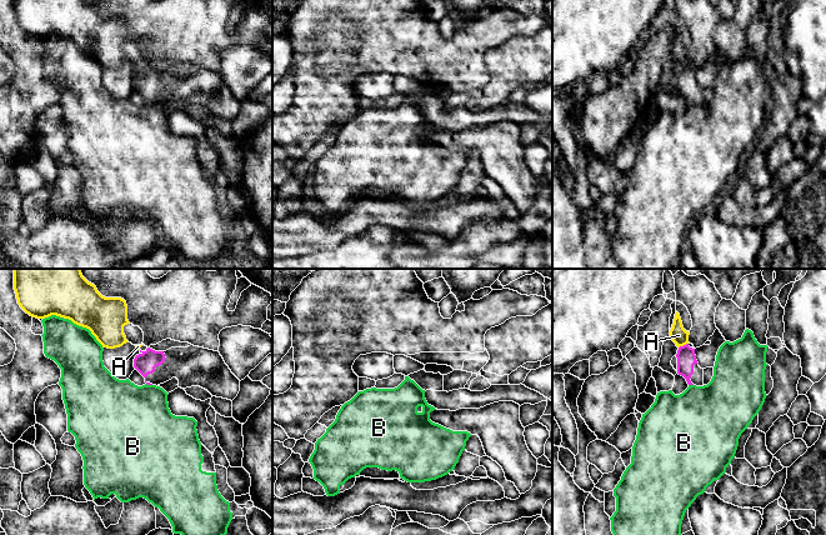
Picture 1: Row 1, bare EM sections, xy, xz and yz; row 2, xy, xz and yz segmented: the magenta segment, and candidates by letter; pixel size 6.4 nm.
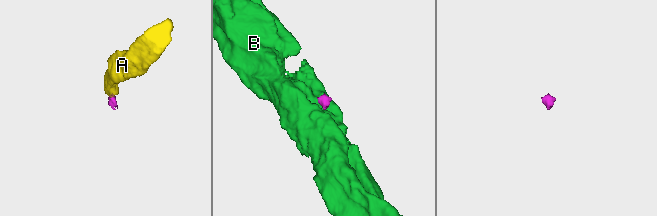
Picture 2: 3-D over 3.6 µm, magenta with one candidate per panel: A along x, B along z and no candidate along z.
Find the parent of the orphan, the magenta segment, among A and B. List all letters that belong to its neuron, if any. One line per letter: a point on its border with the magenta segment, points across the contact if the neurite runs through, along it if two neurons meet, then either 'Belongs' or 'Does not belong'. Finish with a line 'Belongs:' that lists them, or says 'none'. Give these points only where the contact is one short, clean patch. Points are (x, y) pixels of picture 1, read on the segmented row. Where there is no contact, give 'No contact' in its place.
A: Touches magenta at yz (684, 345). Path across: yz (686, 359), (684, 345), (679, 335). Belongs
B: Touches magenta at xy (149, 384). Boundary: xy (146, 383), (151, 385). Does not belong
Belongs: A

